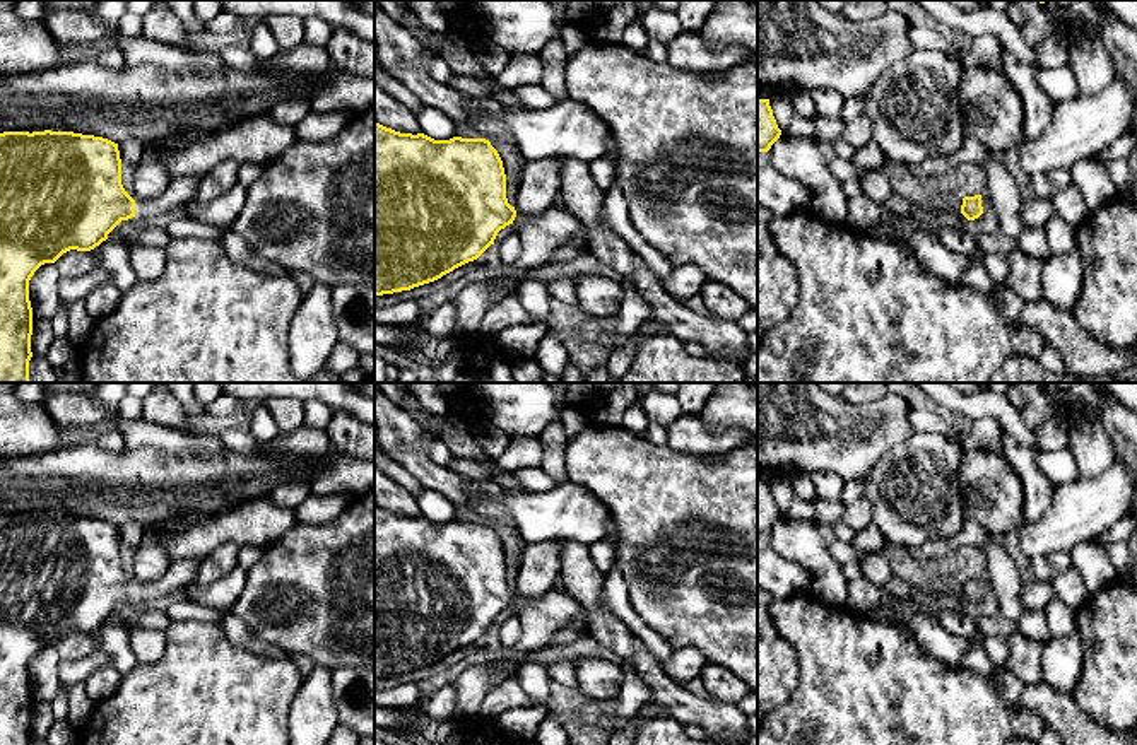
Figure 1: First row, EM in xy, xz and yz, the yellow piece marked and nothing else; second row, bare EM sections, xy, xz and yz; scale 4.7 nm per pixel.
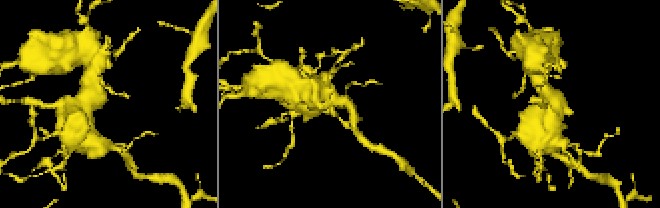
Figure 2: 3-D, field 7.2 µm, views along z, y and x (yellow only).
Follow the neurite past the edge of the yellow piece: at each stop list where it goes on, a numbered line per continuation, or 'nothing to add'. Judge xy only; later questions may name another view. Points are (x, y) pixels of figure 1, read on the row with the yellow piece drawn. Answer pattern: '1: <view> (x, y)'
1: xy (180, 192)

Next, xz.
1: xz (541, 238)

